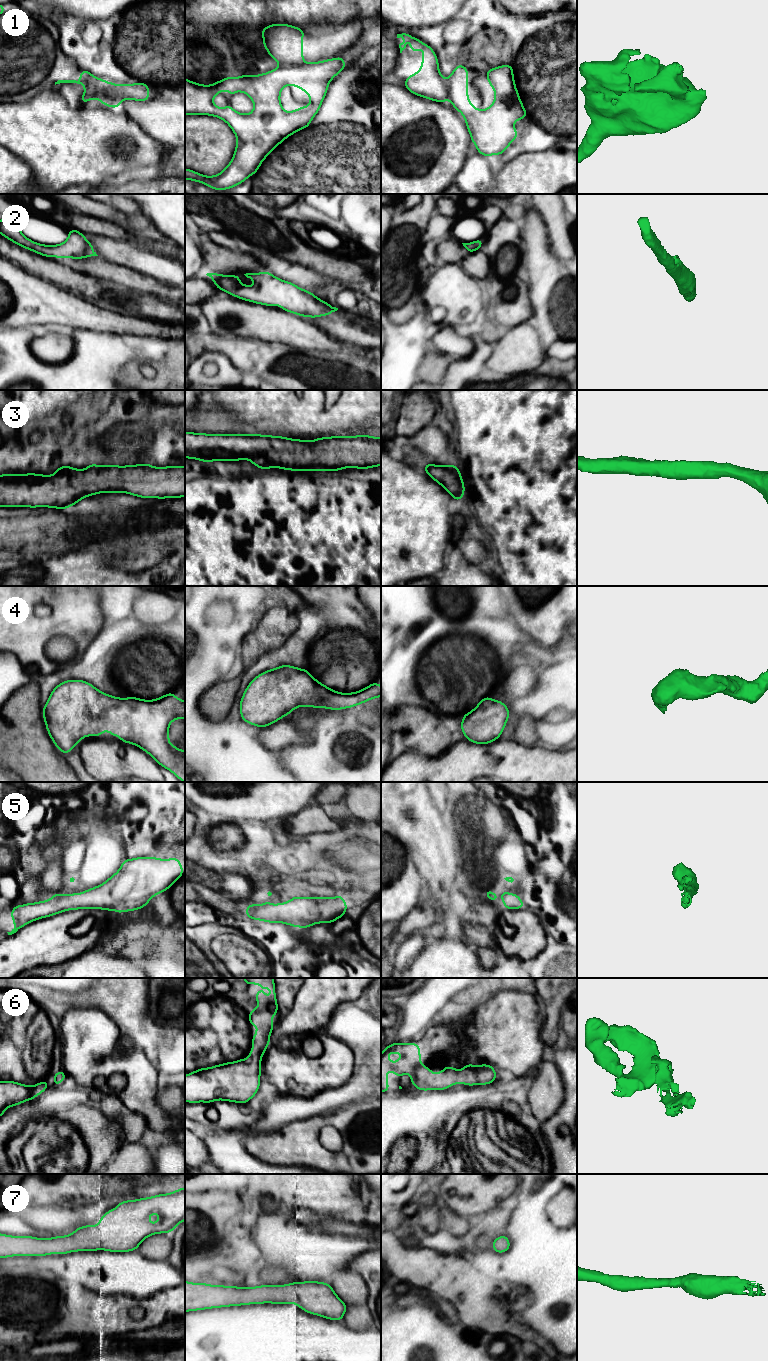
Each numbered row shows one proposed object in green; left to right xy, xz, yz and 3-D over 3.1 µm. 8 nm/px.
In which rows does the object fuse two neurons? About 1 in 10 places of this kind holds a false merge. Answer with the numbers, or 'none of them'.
1

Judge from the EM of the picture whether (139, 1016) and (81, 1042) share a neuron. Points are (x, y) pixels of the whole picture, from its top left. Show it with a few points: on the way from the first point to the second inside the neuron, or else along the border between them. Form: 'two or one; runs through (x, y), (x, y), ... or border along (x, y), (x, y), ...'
two; border along (100, 1009), (115, 1023), (121, 1033)

